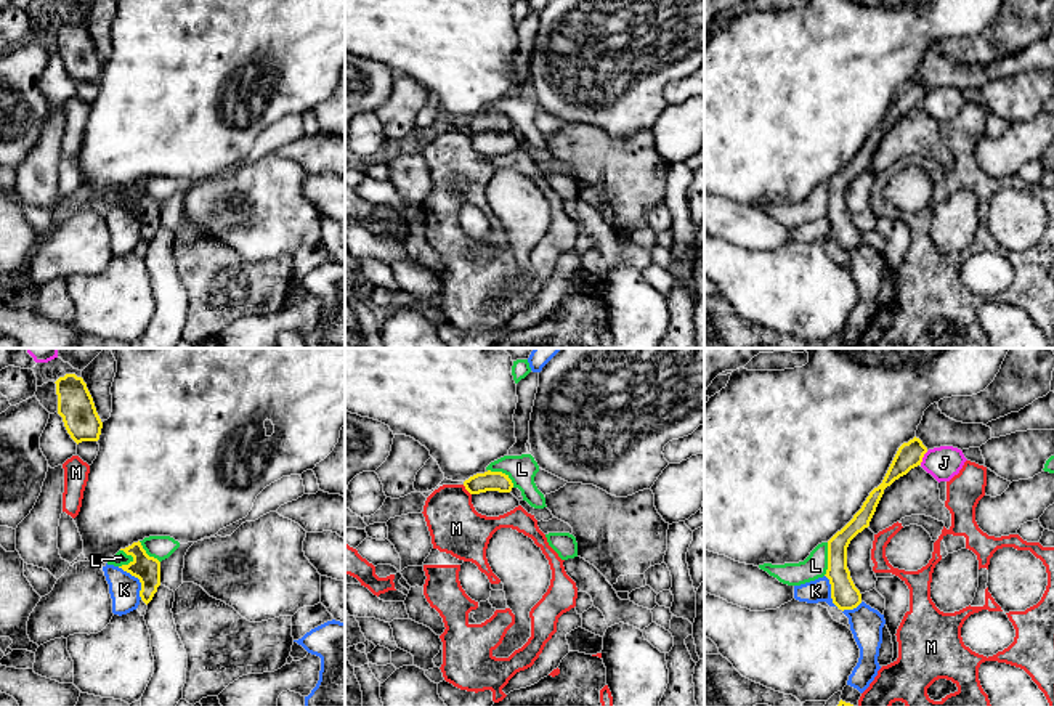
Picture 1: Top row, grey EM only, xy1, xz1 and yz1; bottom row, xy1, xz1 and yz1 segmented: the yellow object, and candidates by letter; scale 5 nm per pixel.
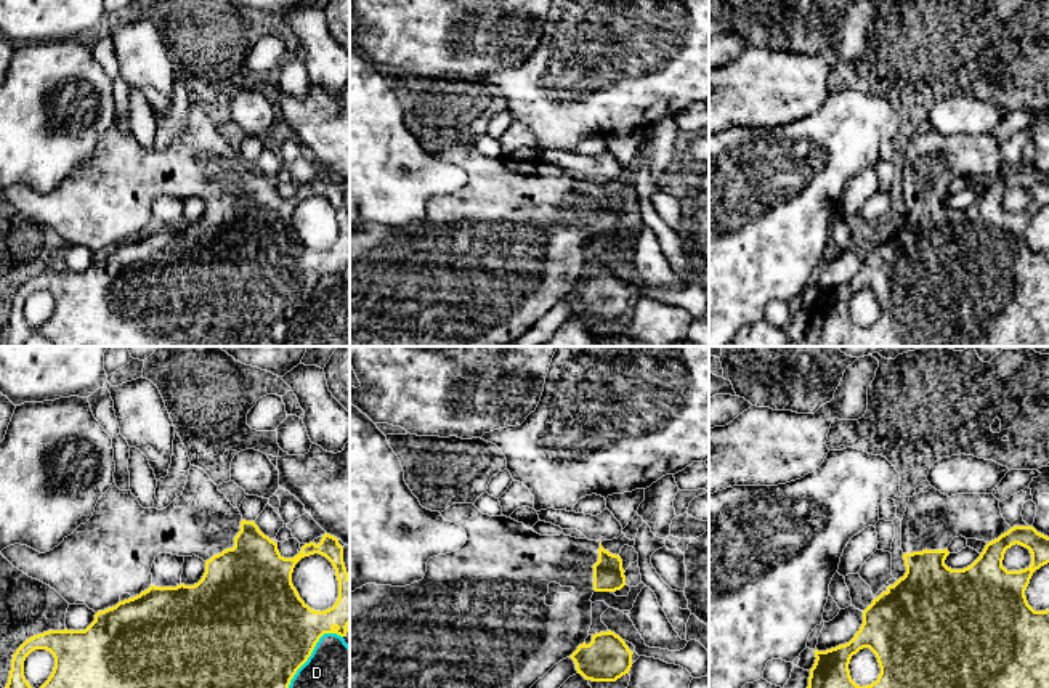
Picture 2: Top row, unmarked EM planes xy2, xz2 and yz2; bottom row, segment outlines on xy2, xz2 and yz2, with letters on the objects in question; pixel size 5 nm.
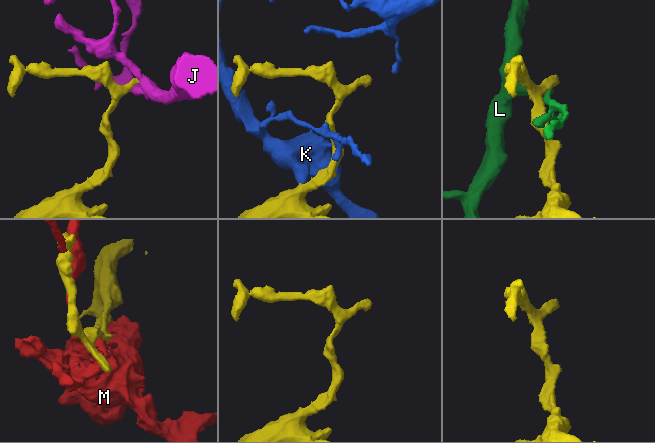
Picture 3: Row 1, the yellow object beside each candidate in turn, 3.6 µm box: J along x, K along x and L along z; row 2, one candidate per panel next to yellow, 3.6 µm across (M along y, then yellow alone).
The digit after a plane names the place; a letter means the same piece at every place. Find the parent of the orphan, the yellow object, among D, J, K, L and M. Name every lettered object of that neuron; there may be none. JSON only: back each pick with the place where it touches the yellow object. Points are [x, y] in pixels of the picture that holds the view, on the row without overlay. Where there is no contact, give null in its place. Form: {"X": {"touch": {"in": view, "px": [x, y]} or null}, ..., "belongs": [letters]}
{"belongs": []}

